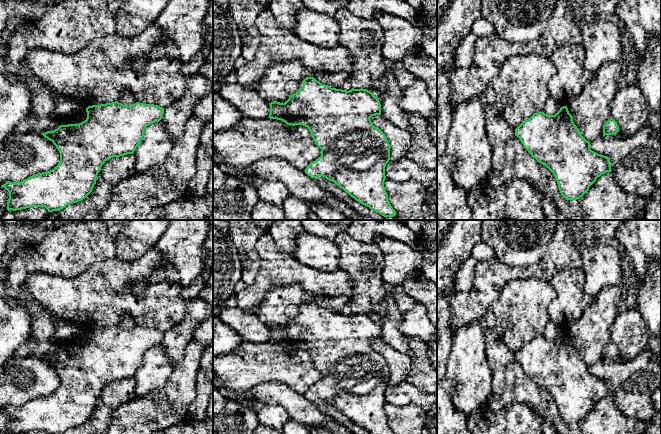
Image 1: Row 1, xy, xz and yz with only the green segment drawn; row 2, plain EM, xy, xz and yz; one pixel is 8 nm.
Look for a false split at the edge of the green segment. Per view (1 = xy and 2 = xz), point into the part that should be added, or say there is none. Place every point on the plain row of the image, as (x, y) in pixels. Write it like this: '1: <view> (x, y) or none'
1: xy (76, 344)
2: none

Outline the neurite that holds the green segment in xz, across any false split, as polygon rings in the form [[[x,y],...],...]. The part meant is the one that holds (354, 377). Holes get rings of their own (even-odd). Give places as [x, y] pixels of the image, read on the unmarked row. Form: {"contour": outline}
{"contour": [[[313,301],[303,304],[303,311],[289,320],[284,327],[273,325],[270,329],[270,343],[277,343],[287,349],[303,349],[307,351],[315,368],[321,373],[321,380],[311,386],[304,394],[311,402],[323,400],[334,406],[352,422],[372,434],[394,434],[388,424],[384,411],[385,391],[390,384],[390,368],[385,358],[371,346],[371,341],[381,339],[381,328],[377,321],[367,313],[349,315],[331,312],[322,308]]]}

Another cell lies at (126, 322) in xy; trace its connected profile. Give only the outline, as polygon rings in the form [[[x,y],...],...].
[[[124,315],[121,317],[118,326],[123,329],[129,330],[136,327],[136,323],[130,315]]]

